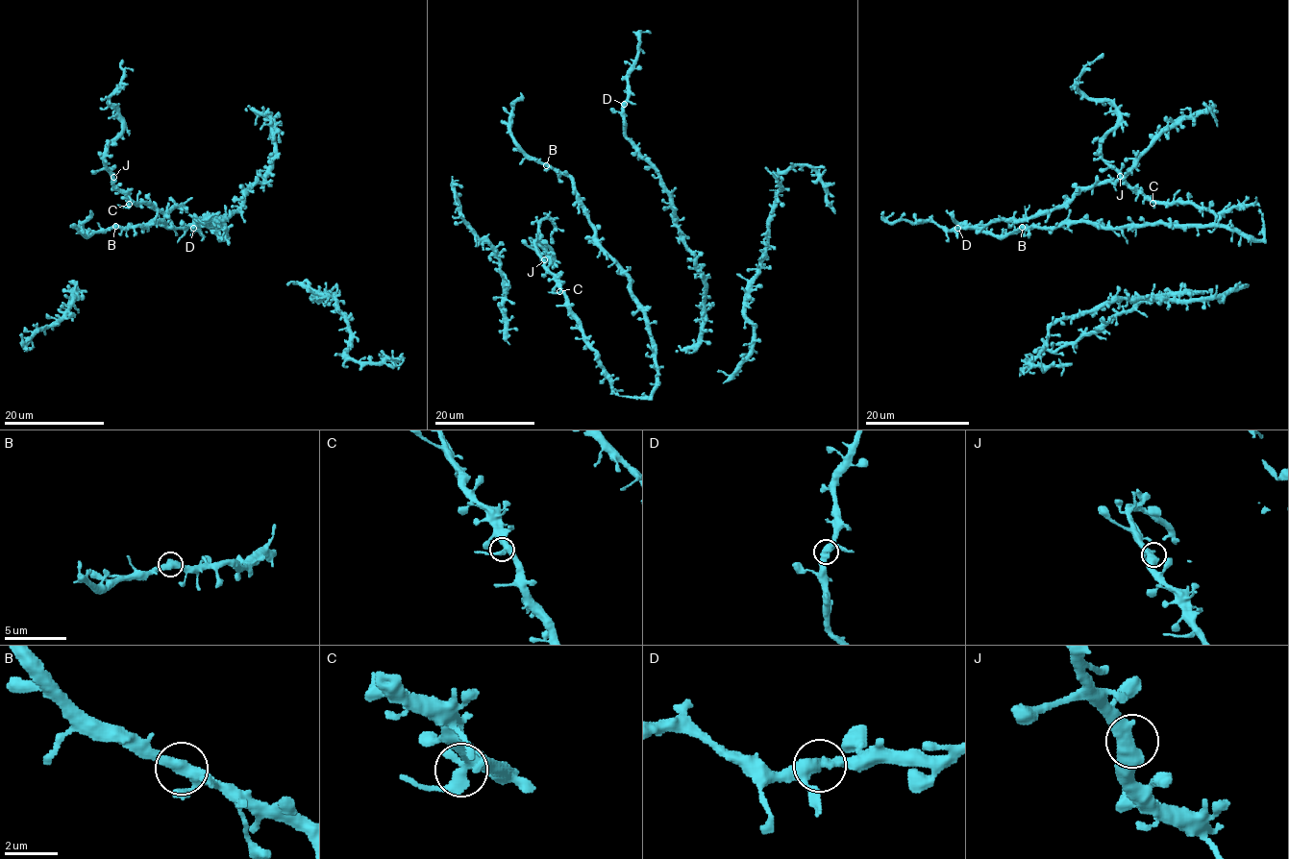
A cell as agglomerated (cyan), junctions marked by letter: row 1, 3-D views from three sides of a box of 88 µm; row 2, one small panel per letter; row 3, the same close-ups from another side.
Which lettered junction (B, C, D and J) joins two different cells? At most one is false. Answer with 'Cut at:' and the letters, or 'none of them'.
Cut at: none of them

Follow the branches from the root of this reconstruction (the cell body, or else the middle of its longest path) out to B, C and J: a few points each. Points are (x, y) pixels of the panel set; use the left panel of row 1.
B: (225, 234), (223, 226), (209, 224), (181, 228), (170, 228), (164, 222), (154, 222), (149, 226), (115, 226)
C: (225, 234), (221, 238), (182, 209), (181, 205), (162, 213), (152, 204), (129, 204)
J: (225, 234), (221, 238), (182, 209), (181, 205), (162, 213), (152, 204), (134, 202), (113, 184), (113, 177)

